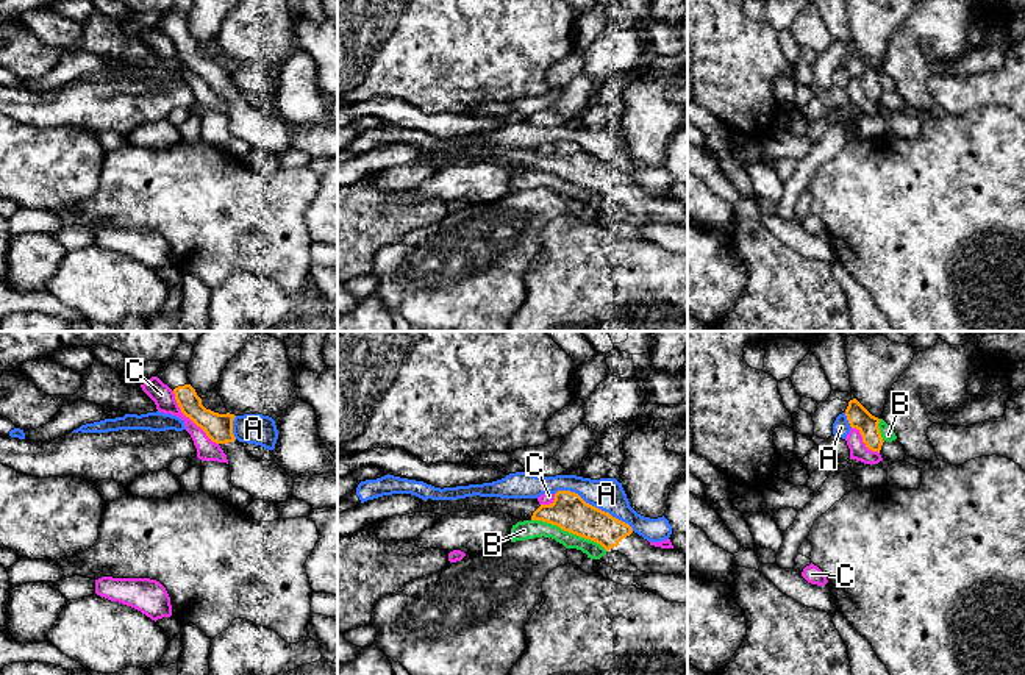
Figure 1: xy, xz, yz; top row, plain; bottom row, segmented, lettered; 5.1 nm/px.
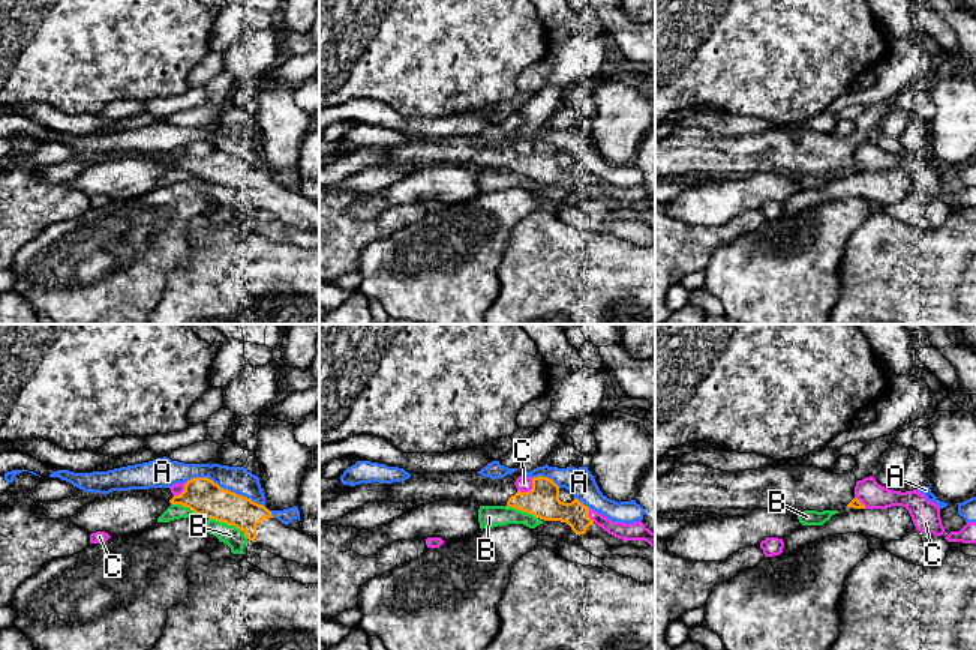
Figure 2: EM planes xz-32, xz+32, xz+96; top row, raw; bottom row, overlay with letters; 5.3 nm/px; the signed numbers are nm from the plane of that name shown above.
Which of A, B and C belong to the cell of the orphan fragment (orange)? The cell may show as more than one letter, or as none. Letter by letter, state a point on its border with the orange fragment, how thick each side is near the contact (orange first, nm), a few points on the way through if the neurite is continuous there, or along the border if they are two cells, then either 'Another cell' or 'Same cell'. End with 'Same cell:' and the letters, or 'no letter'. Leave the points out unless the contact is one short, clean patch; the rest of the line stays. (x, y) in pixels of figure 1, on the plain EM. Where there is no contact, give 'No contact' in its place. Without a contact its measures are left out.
A: Touches orange at xz (594, 157). Thickness 190 nm (orange) against 170 nm. Another cell
B: Touches orange at xz (569, 182). Thickness 190 nm (orange) against 100 nm. Boundary: xz (532, 169), (555, 174), (599, 192), (607, 200). Another cell
C: Touches orange at xy (189, 67). Thickness 140 nm (orange) against 110 nm. Another cell
Same cell: no letter

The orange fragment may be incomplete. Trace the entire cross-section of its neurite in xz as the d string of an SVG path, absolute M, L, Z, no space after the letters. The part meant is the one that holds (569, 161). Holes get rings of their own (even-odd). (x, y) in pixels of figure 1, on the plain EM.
M558 141L550 155L541 155L538 148L500 148L500 147L466 147L458 150L422 150L422 162L447 166L464 161L494 161L514 166L520 170L542 170L559 177L564 181L600 194L608 203L619 202L625 205L638 220L645 223L688 225L688 206L675 198L661 198L652 195L647 189L633 181L633 178L589 153L570 141Z

